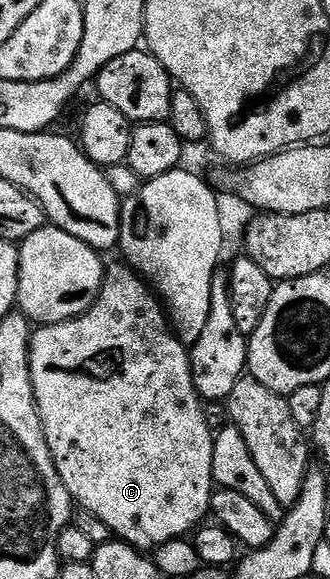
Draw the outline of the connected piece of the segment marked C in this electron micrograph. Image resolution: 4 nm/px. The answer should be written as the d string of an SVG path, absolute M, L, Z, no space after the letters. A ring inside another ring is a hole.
M118 261L115 267L107 266L102 276L98 300L84 314L68 321L39 326L30 337L30 372L34 403L38 406L44 437L48 441L52 461L68 489L71 500L81 510L100 517L100 521L108 525L111 536L117 537L123 543L129 543L131 547L157 549L168 541L189 536L205 520L202 518L210 515L210 497L216 490L212 473L215 432L210 431L209 425L206 424L206 415L202 412L204 400L199 397L192 381L188 347L175 335L158 295L134 268L122 261Z

